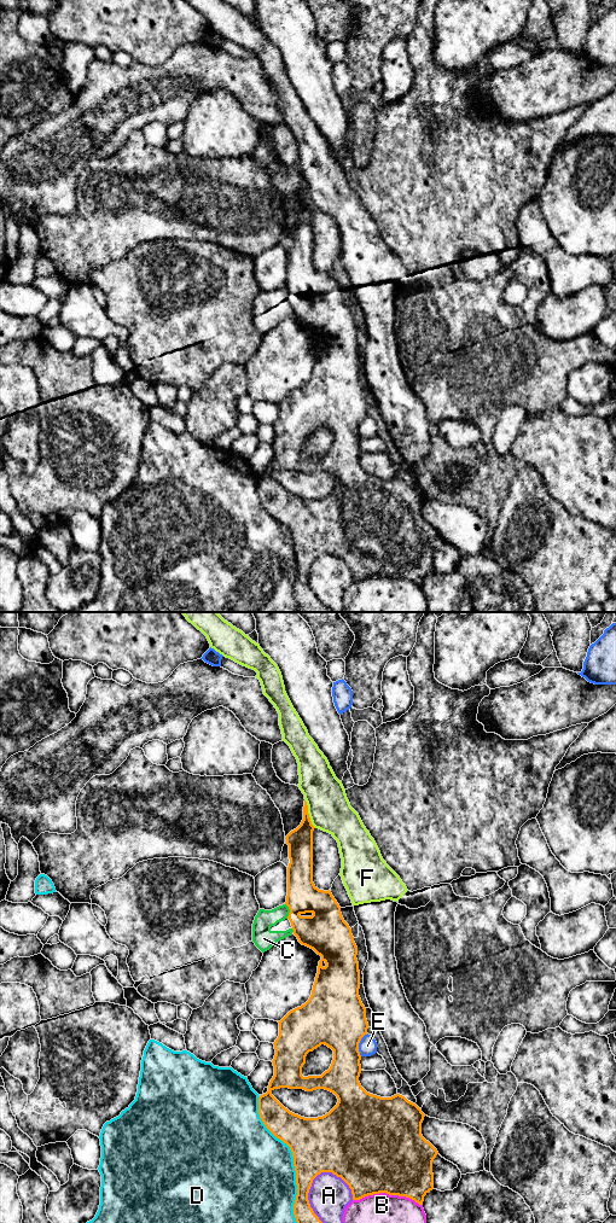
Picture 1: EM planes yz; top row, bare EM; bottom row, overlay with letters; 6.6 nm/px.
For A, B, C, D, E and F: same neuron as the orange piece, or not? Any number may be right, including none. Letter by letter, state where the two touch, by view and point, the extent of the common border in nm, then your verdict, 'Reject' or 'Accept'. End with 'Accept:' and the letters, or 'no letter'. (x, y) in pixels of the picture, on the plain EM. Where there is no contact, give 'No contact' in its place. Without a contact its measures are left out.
A: Touches orange at yz (308, 582). Shared border 400 nm. Reject
B: Touches orange at yz (388, 575). Shared border 460 nm. Reject
C: Touches orange at yz (290, 292). Shared border 110 nm. Reject
D: Touches orange at yz (294, 543). Shared border 950 nm. Reject
E: Touches orange at yz (358, 426). Shared border 160 nm. Reject
F: Touches orange at yz (308, 196). Shared border 200 nm. Reject
Accept: no letter

